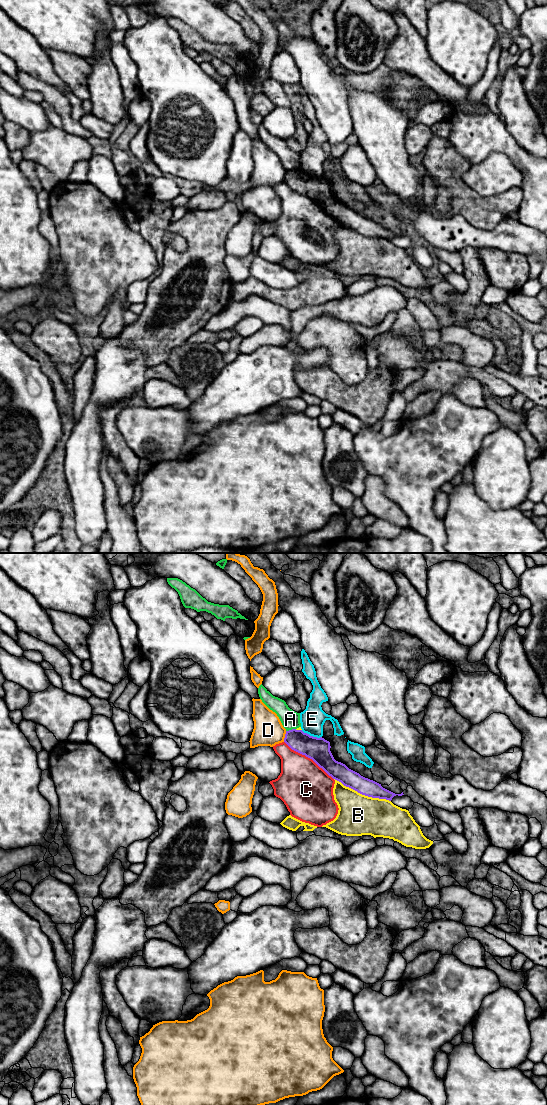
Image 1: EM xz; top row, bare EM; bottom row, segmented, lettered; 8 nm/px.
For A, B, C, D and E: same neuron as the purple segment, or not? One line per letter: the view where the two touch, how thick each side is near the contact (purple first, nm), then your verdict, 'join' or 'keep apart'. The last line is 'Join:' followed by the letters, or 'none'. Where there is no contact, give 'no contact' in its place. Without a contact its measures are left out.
A: xz | 180/150 nm | keep apart
B: xz | 140/320 nm | keep apart
C: xz | 190/400 nm | keep apart
D: xz | 180/240 nm | keep apart
E: xz | 190/200 nm | keep apart
Join: none

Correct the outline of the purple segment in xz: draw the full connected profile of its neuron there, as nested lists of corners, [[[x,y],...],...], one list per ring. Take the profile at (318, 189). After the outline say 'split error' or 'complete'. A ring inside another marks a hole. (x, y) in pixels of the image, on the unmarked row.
[[[292,169],[286,171],[284,182],[292,190],[312,199],[333,219],[362,235],[389,241],[396,235],[404,235],[403,232],[395,234],[383,228],[381,224],[361,216],[345,204],[336,201],[330,191],[330,182],[322,177],[313,177],[302,170]]]; complete

